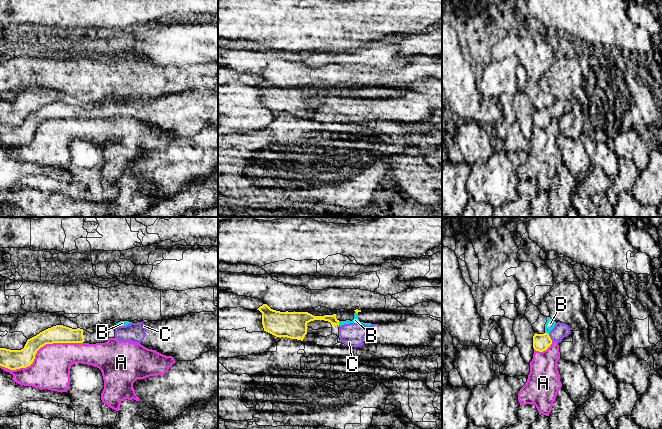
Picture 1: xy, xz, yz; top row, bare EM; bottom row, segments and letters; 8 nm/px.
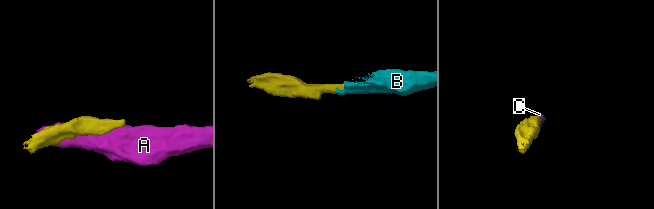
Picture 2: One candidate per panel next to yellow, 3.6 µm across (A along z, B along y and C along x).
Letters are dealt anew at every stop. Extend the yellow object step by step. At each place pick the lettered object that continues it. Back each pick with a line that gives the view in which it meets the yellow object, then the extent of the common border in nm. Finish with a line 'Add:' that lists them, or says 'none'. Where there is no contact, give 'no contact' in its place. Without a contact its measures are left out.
C: yz | 80 nm
Add: C

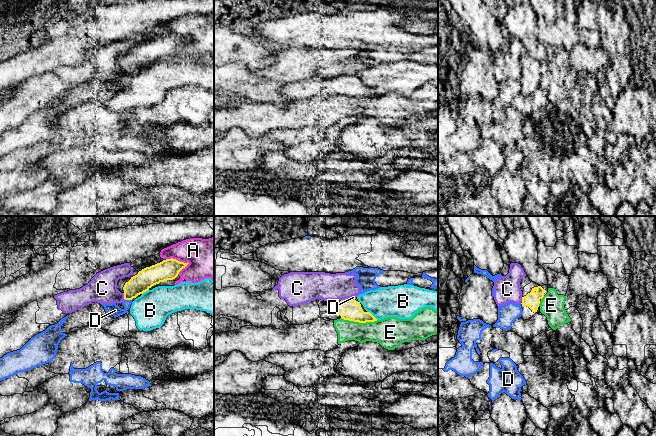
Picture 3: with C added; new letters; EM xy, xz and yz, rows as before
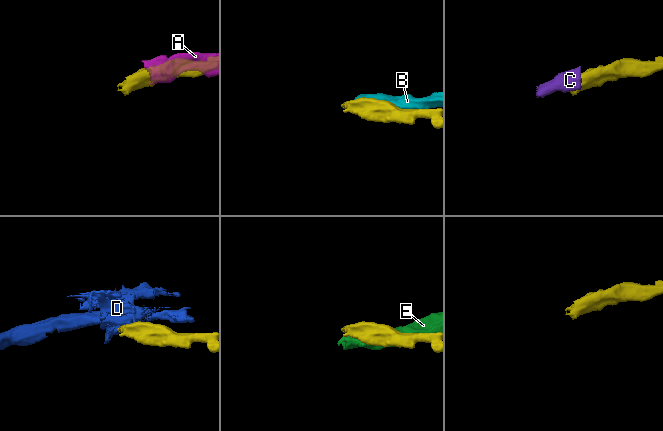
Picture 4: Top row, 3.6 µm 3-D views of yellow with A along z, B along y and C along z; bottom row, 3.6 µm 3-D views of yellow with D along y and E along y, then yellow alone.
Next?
Add: none

